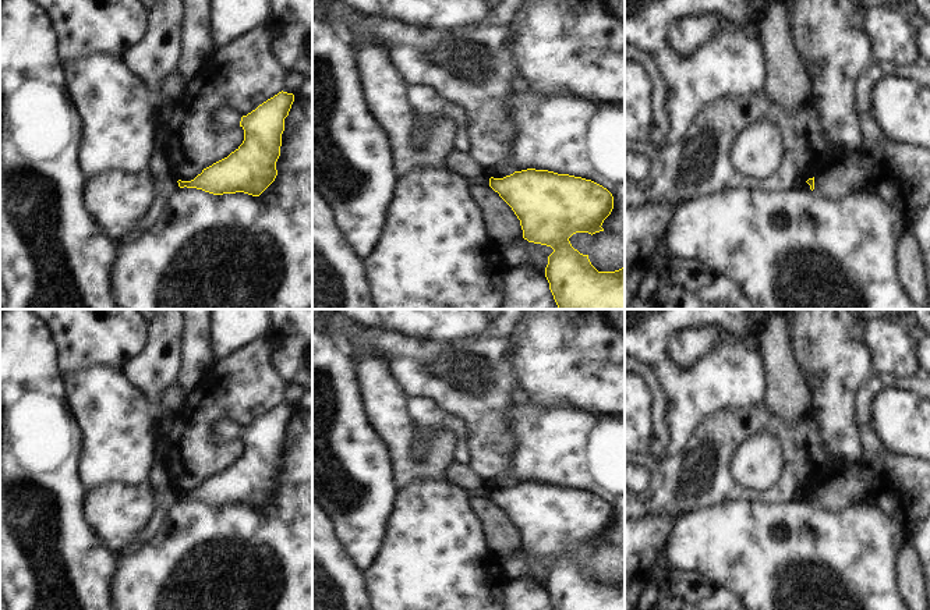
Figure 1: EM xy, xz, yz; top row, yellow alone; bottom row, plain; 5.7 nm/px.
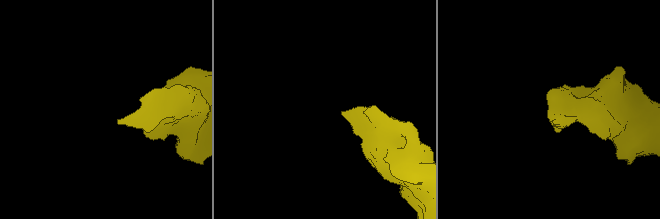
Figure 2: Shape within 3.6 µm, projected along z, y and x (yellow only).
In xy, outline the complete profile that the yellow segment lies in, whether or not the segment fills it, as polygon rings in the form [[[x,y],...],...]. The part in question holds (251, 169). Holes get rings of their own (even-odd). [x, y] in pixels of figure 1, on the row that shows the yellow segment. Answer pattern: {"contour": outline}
{"contour": [[[279,92],[241,117],[243,143],[227,157],[202,170],[191,181],[178,180],[180,188],[197,188],[213,195],[244,192],[259,196],[276,178],[284,118],[294,95]]]}

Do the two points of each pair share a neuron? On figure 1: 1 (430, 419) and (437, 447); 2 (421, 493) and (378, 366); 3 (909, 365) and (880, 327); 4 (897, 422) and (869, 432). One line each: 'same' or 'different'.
1: different
2: different
3: same
4: different

